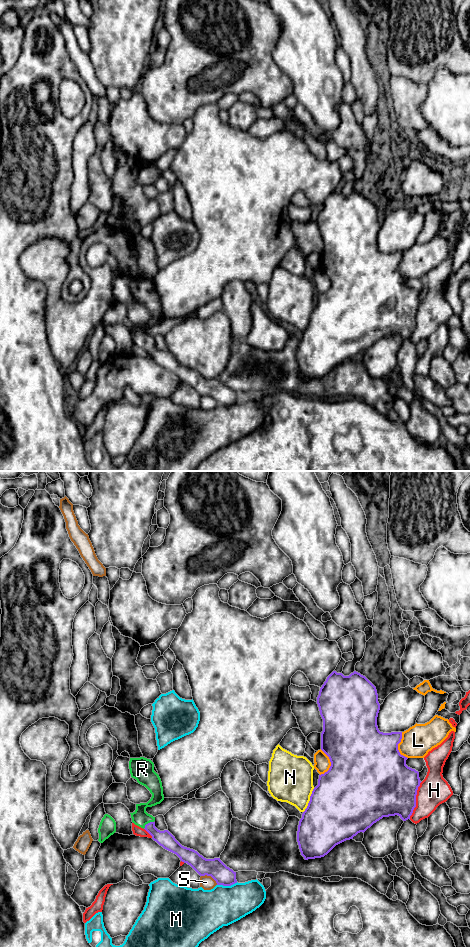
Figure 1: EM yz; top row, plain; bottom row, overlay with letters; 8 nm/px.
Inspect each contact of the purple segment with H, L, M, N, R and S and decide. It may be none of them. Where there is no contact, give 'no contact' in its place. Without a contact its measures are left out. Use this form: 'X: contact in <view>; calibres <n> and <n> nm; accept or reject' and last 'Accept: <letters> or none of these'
H: contact in yz; calibres 460 and 240 nm; reject
L: contact in yz; calibres 480 and 240 nm; reject
M: contact in yz; calibres 160 and 340 nm; reject
N: contact in yz; calibres 500 and 360 nm; reject
R: contact in yz; calibres 130 and 140 nm; accept
S: contact in yz; calibres 160 and 110 nm; reject
Accept: R

